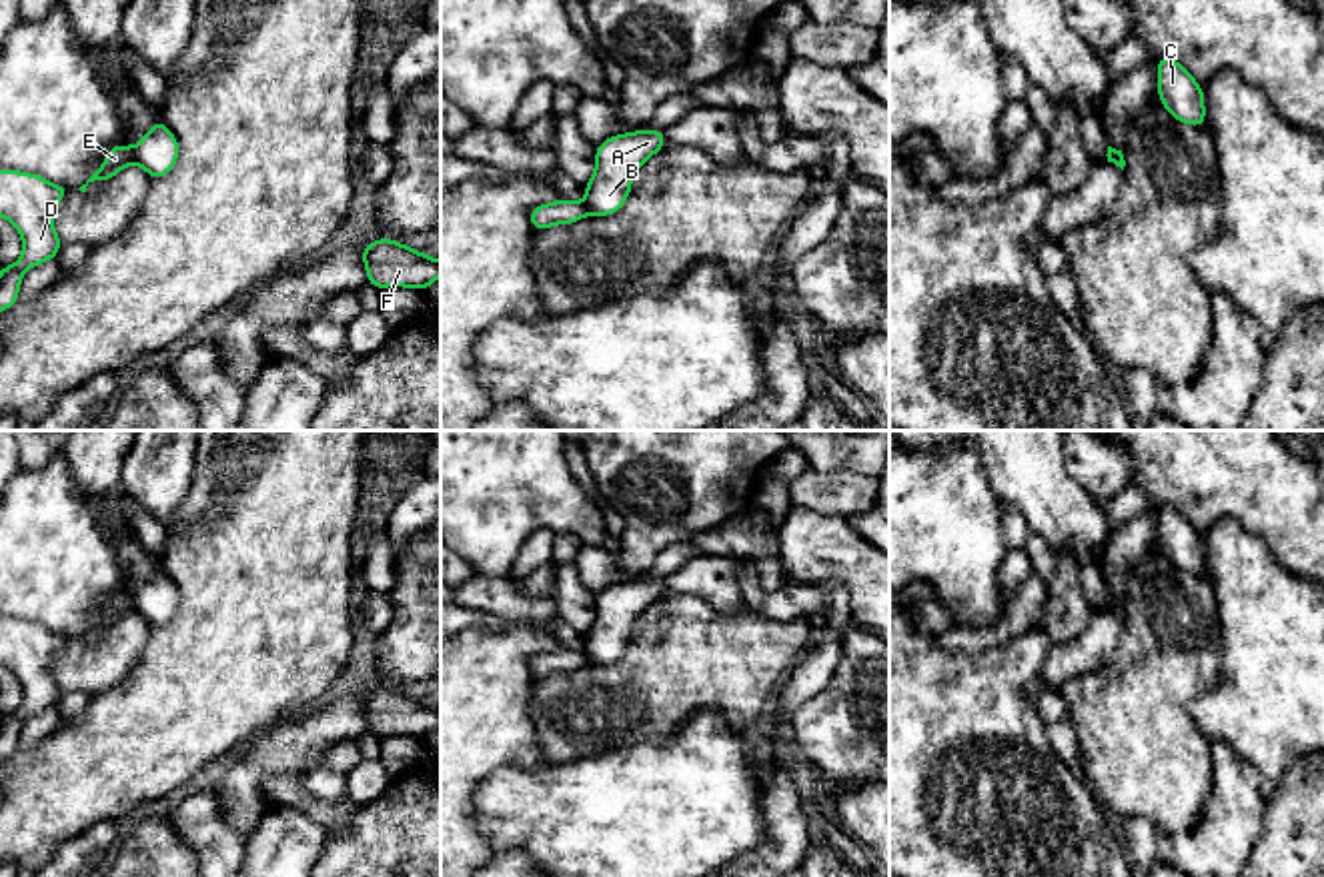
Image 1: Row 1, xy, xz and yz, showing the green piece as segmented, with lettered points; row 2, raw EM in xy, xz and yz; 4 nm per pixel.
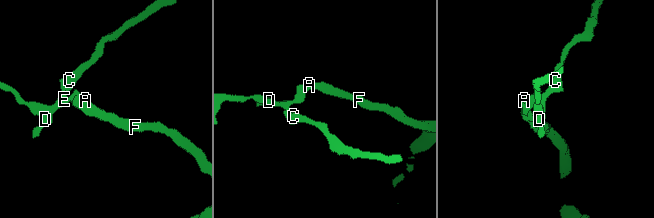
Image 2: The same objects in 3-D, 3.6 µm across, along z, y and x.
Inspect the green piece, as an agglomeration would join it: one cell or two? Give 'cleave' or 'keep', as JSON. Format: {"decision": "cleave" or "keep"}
{"decision": "cleave"}

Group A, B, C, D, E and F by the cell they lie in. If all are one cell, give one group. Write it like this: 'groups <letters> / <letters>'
groups A B F / C D E

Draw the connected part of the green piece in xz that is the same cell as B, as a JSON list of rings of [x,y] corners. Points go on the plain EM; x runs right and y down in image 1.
[[[665,579],[617,583],[597,595],[595,623],[585,635],[589,663],[617,661],[629,645],[635,619],[663,599]]]

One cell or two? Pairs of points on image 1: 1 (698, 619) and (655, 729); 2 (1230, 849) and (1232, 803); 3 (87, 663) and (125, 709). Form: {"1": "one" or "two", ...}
{"1": "one", "2": "one", "3": "two"}

